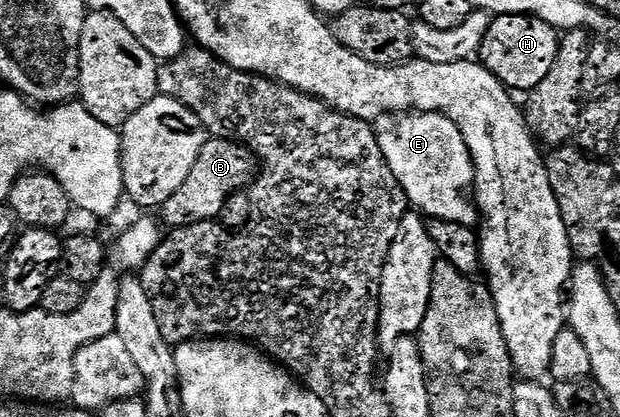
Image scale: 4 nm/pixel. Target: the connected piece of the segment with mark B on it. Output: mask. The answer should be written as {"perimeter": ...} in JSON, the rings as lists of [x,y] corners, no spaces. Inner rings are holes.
{"perimeter":[[[209,137],[202,152],[198,152],[198,160],[194,160],[194,168],[190,168],[190,176],[186,176],[186,184],[159,207],[159,221],[165,227],[175,228],[219,219],[229,196],[243,191],[253,174],[254,158],[246,147],[228,138]]]}

